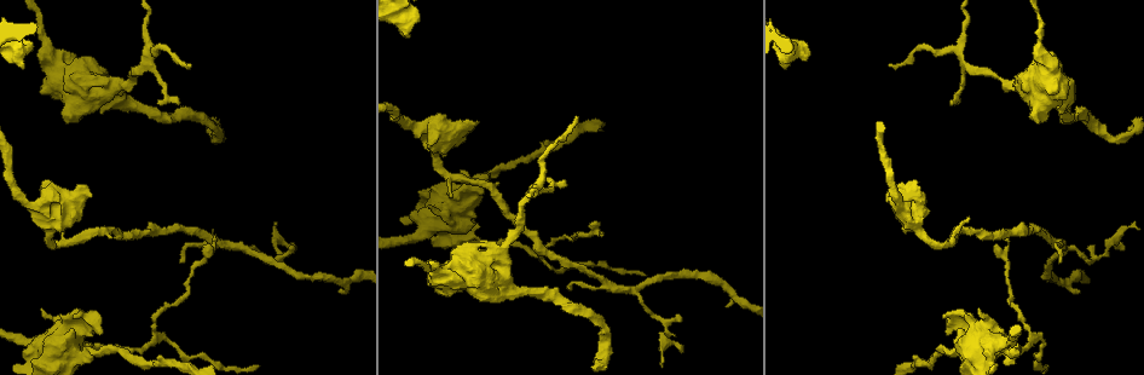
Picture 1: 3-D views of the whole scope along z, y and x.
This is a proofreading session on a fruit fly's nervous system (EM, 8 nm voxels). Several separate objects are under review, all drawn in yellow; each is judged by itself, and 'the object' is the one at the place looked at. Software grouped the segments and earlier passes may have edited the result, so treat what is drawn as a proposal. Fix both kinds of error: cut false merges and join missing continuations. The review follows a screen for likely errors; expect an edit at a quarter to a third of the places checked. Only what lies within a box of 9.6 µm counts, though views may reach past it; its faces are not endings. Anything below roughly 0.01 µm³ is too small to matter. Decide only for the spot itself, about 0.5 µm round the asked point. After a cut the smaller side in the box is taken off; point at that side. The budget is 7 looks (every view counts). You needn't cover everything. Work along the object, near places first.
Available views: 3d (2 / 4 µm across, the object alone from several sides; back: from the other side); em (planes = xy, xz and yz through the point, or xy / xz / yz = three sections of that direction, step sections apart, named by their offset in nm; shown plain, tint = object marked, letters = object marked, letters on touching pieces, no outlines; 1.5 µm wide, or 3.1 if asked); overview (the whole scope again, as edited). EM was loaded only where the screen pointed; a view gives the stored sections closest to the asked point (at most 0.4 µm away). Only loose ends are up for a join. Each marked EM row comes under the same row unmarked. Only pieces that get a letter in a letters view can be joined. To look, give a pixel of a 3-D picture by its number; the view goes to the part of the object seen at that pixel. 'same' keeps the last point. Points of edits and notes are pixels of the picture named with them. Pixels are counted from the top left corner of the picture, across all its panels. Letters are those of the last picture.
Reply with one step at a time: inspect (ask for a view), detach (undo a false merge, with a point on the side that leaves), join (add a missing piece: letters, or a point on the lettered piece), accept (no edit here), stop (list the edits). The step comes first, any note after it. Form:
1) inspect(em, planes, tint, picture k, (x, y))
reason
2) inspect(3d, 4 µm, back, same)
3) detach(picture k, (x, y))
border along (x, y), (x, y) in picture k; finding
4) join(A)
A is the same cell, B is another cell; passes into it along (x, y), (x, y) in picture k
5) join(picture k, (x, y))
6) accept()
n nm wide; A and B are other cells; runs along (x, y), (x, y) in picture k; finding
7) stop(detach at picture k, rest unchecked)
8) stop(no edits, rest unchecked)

inspect(3d, 2 µm, picture 1, (1093, 246))
branch stops here

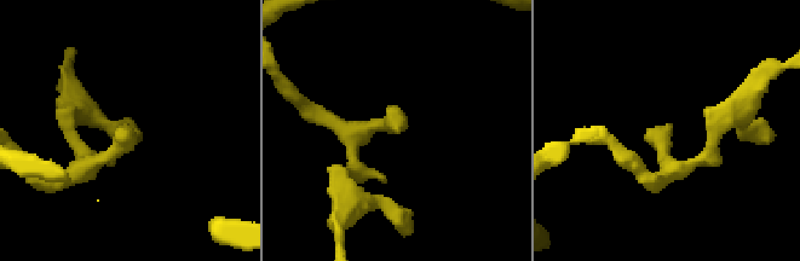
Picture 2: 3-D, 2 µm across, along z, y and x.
inspect(em, planes, letters, picture 2, (128, 126))
need the tissue

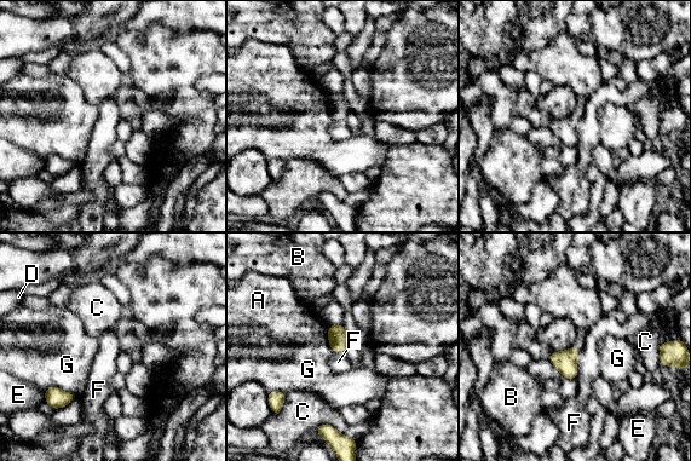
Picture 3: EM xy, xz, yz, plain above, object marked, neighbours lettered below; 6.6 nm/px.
accept()
140 nm wide; A, B, C, D, E, F and G are other cells; border along (580, 352), (577, 375), (575, 378) in picture 3; none of them fits

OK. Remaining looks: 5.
inspect(em, xy, step 4, tint, picture 1, (944, 244))
abrupt turn

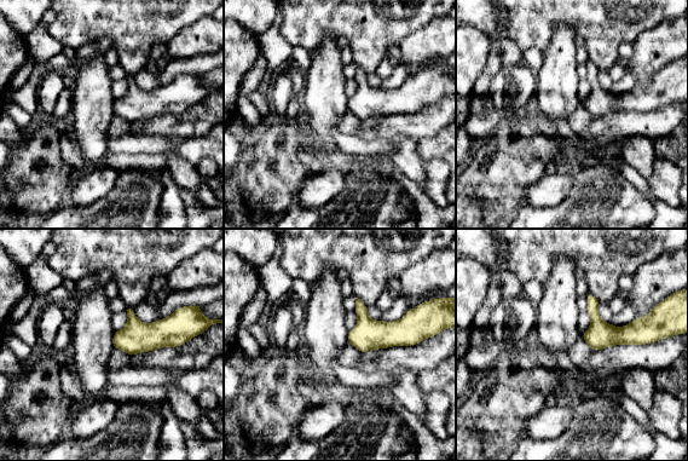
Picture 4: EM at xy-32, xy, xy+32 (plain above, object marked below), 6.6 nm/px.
inspect(em, yz, step 8, letters, same)
cut it another way

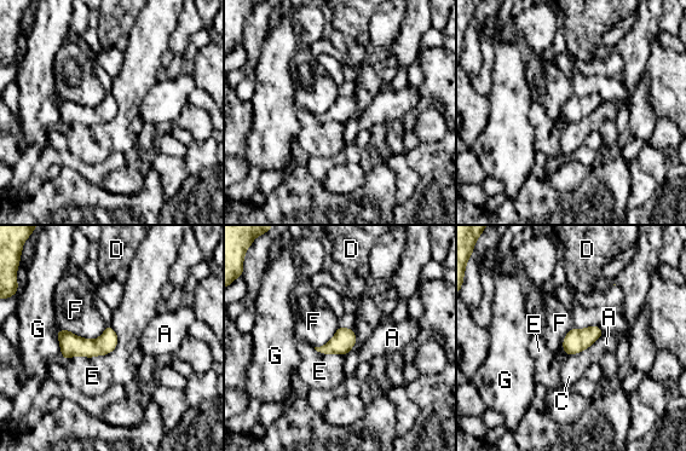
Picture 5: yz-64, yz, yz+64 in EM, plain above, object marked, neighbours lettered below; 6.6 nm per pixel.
accept()
140 nm wide; A, C, D, E, F and G are other cells; border along (107, 325), (94, 339), (59, 328) in picture 5; all the same neuron

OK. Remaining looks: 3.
inspect(em, xy, step 4, tint, picture 1, (101, 334))

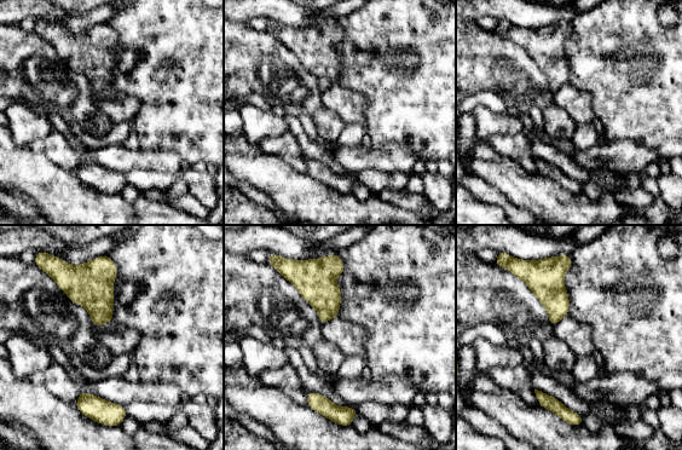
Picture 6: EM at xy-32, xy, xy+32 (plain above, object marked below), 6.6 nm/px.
inspect(em, planes, letters, same)

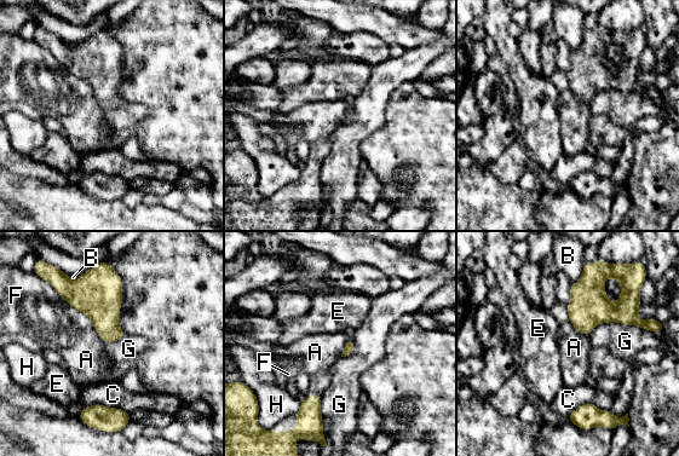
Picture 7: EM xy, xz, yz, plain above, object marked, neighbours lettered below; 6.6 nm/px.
accept()
A, B, C, E, F, G and H are other cells; border along (652, 332), (602, 322), (590, 335) in picture 7; none of them fits

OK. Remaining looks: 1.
stop(no edits, rest unchecked)

